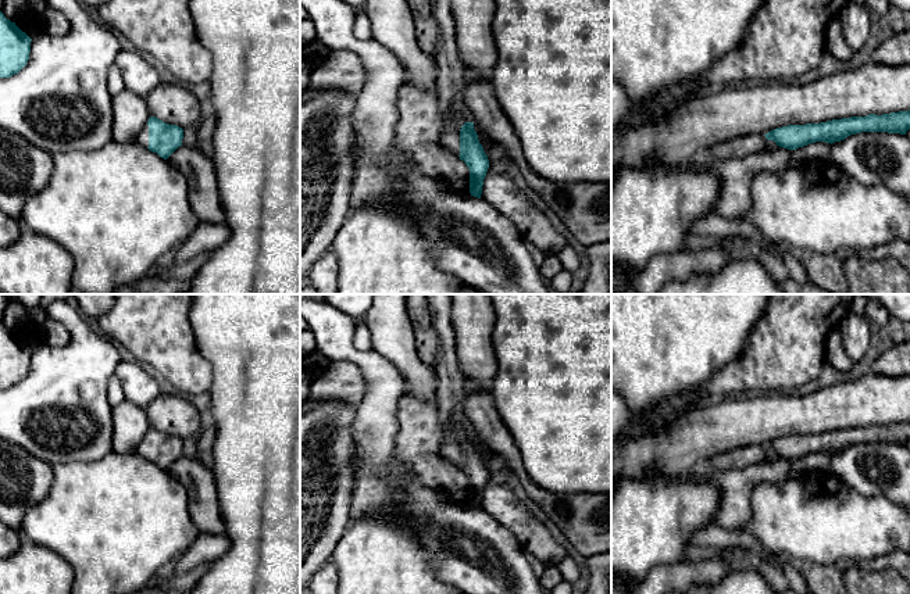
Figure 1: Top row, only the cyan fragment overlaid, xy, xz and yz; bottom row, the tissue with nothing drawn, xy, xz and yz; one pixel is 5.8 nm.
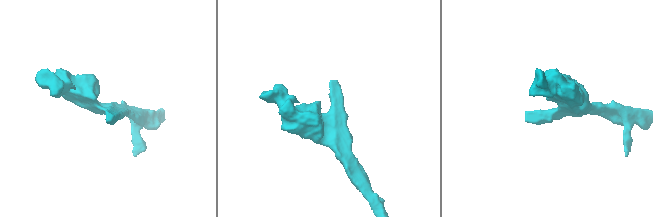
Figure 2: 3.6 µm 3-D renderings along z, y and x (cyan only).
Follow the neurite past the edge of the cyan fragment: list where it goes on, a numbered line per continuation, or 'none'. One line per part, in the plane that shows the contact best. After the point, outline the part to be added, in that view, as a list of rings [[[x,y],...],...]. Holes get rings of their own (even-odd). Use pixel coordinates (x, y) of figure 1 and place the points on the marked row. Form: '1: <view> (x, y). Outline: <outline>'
1: xz (450, 138). Outline: [[[447,125],[443,129],[442,142],[454,155],[460,155],[460,129],[457,126]]]

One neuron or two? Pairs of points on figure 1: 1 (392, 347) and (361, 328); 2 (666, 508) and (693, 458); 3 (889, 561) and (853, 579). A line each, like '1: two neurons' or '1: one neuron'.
1: two neurons
2: two neurons
3: two neurons

